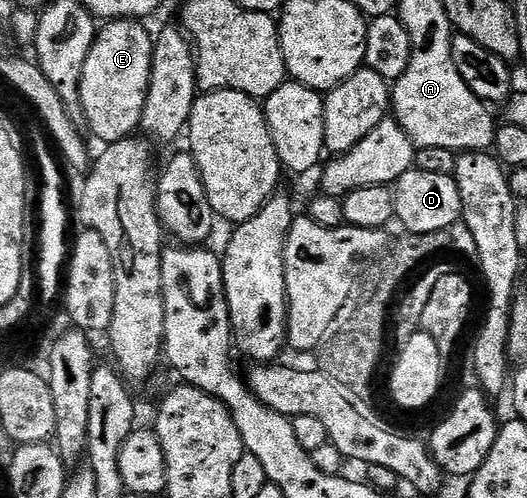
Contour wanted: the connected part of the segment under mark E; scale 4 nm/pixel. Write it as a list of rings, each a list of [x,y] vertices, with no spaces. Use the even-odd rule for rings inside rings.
[[[134,18],[103,23],[97,29],[94,45],[86,55],[82,76],[78,79],[78,99],[85,123],[90,123],[91,130],[102,139],[103,145],[133,137],[142,122],[146,91],[150,85],[150,67],[154,61],[154,40],[138,24],[141,23]]]

